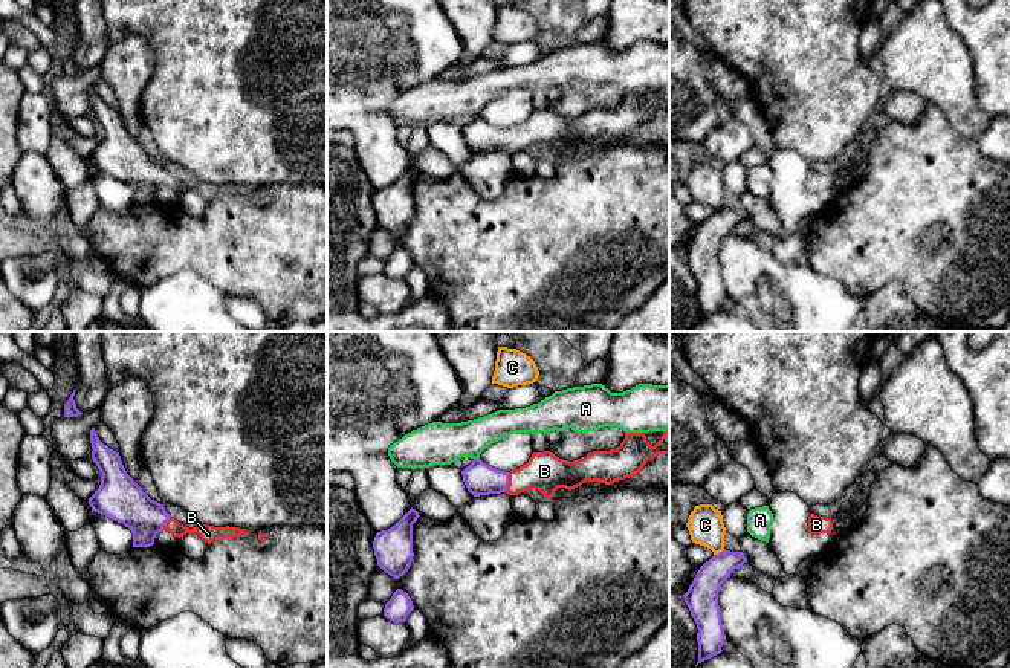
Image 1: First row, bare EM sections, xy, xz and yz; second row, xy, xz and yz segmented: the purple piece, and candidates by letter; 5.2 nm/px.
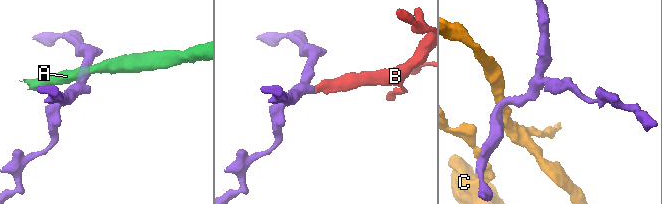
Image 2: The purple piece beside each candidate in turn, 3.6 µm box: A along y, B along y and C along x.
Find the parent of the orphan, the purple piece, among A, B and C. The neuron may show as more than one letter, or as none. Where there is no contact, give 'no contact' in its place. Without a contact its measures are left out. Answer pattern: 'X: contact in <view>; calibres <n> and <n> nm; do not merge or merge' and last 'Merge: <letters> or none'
A: contact in xz; calibres 170 and 220 nm; do not merge
B: contact in xz; calibres 170 and 200 nm; merge
C: contact in yz; calibres 160 and 190 nm; do not merge
Merge: B

